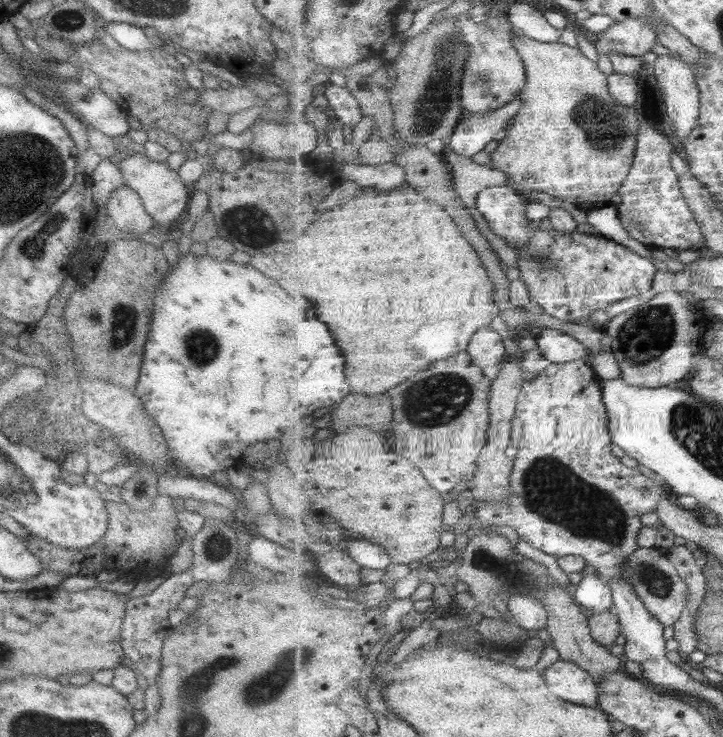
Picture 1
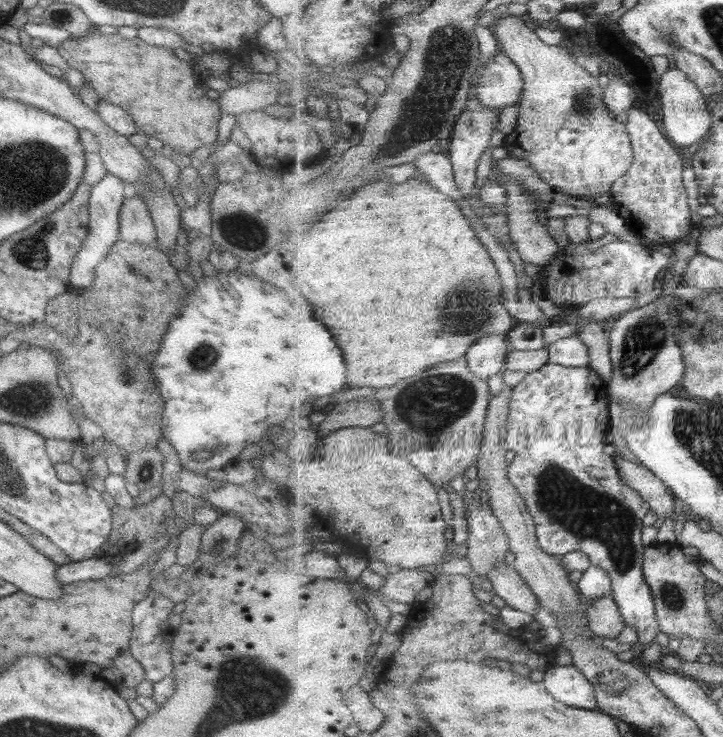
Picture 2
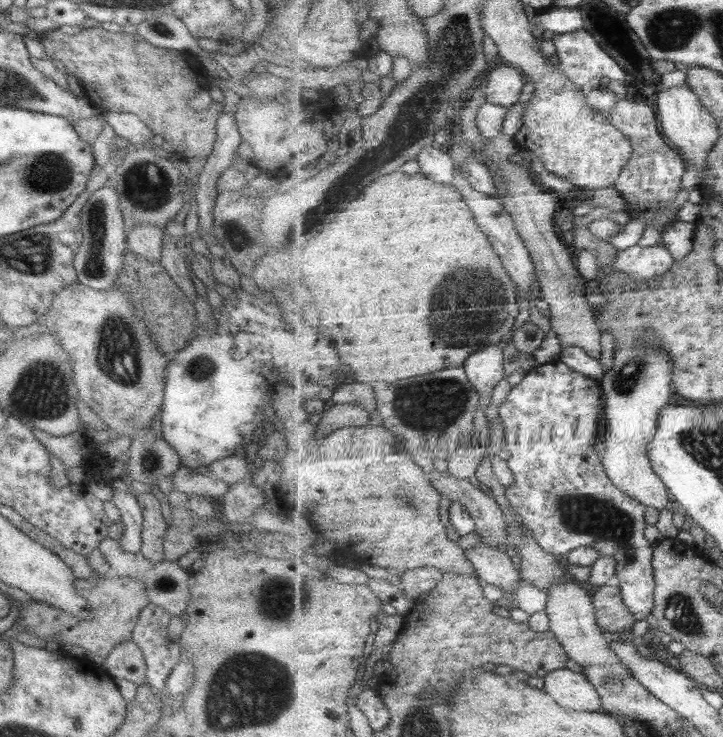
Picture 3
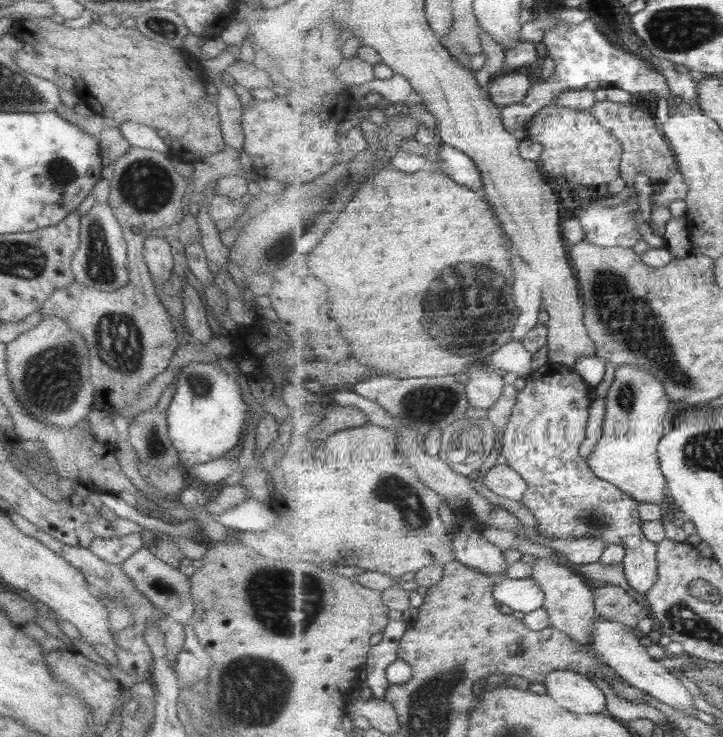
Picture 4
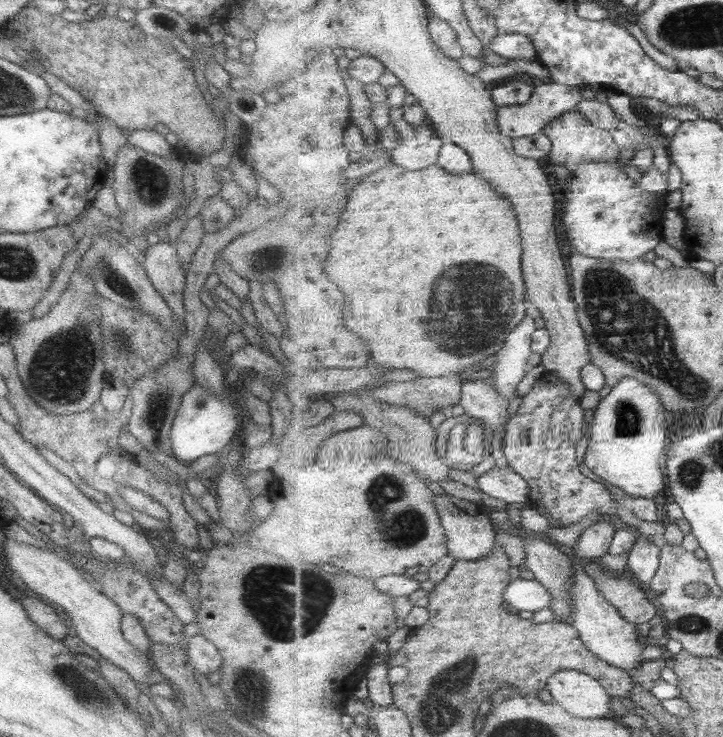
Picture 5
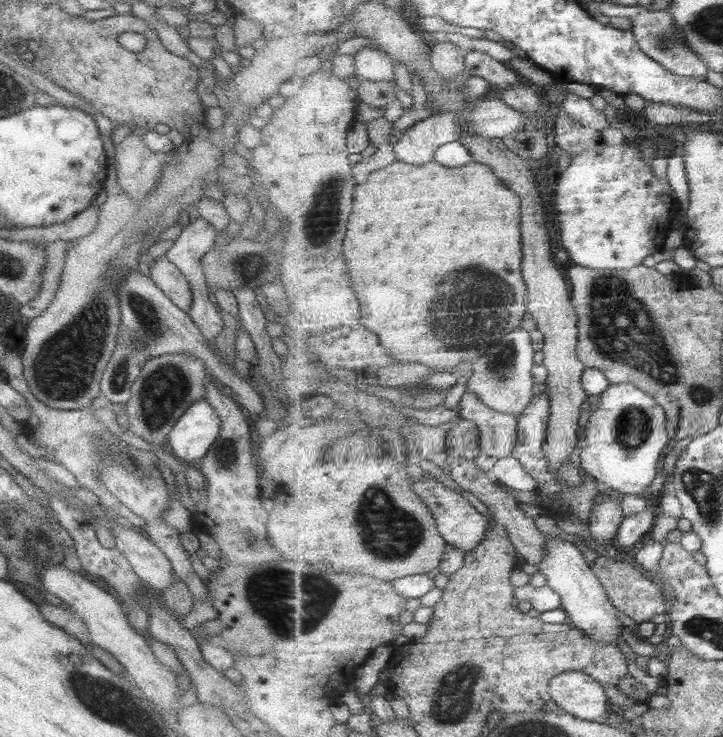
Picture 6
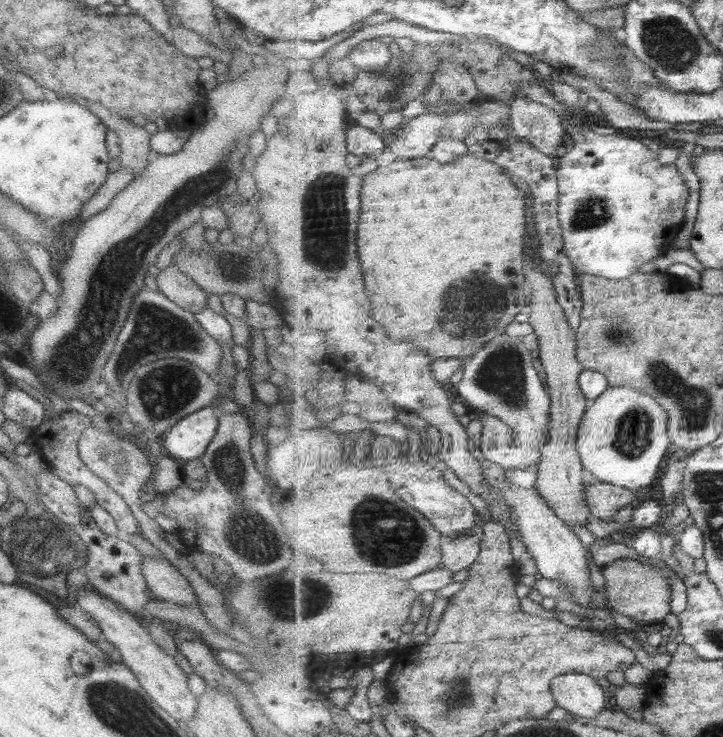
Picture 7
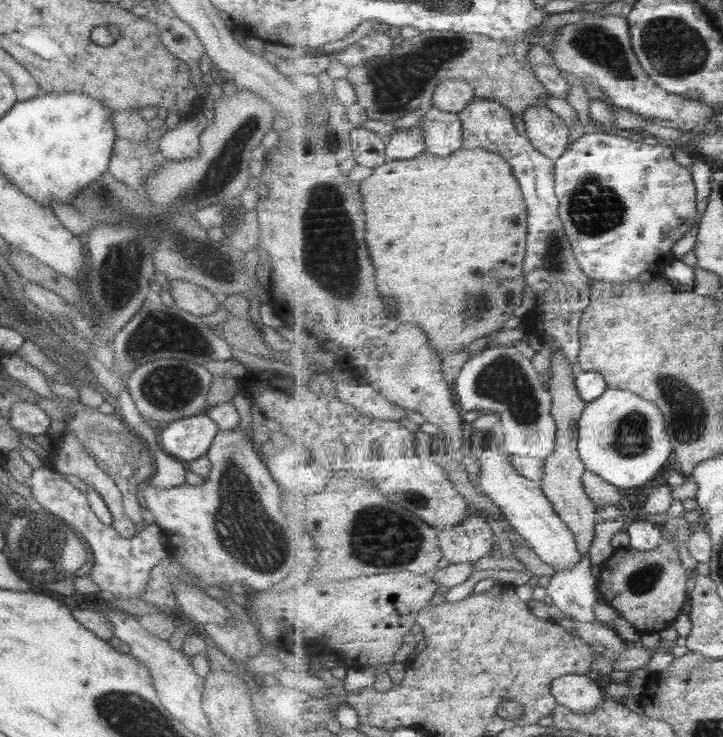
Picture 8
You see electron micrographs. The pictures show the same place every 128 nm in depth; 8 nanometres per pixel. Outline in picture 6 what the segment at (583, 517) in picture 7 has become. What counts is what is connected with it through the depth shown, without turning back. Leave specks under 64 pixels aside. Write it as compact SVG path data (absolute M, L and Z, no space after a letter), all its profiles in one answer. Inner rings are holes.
M462 131L460 144L476 156L482 164L494 167L496 173L510 189L518 192L523 202L523 246L525 247L525 261L523 270L526 283L529 284L529 310L537 322L537 326L546 336L546 348L543 350L544 364L548 369L546 384L552 392L553 408L550 417L549 440L546 443L546 454L550 458L550 466L554 473L562 471L566 460L576 452L574 448L580 444L580 420L582 420L582 406L589 402L592 394L586 390L583 376L589 366L582 362L578 347L581 340L581 319L577 307L570 298L570 288L566 278L562 276L560 264L552 256L552 236L548 230L546 218L546 202L538 190L538 180L531 170L529 160L516 154L502 138L490 139L476 137L467 131Z

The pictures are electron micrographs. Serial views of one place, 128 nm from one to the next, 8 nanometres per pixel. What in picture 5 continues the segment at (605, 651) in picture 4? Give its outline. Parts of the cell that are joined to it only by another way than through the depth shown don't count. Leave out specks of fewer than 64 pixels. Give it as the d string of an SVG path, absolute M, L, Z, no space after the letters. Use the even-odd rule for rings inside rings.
M571 556L574 570L576 570L576 581L572 587L572 598L574 598L573 626L581 632L582 640L586 646L590 647L602 660L606 660L614 666L630 671L634 676L636 672L642 671L642 656L644 656L645 642L636 629L640 626L629 622L618 610L617 606L612 605L606 595L598 589L598 583L594 577L588 574L584 567L583 560L576 556Z

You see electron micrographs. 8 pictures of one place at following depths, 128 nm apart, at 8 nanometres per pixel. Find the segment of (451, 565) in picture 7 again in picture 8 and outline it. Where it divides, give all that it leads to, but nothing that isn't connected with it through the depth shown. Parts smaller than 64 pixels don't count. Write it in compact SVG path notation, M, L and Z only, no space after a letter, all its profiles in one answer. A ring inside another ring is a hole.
M477 512L472 513L460 526L440 530L439 540L450 563L476 563L491 555L496 543L488 518Z

